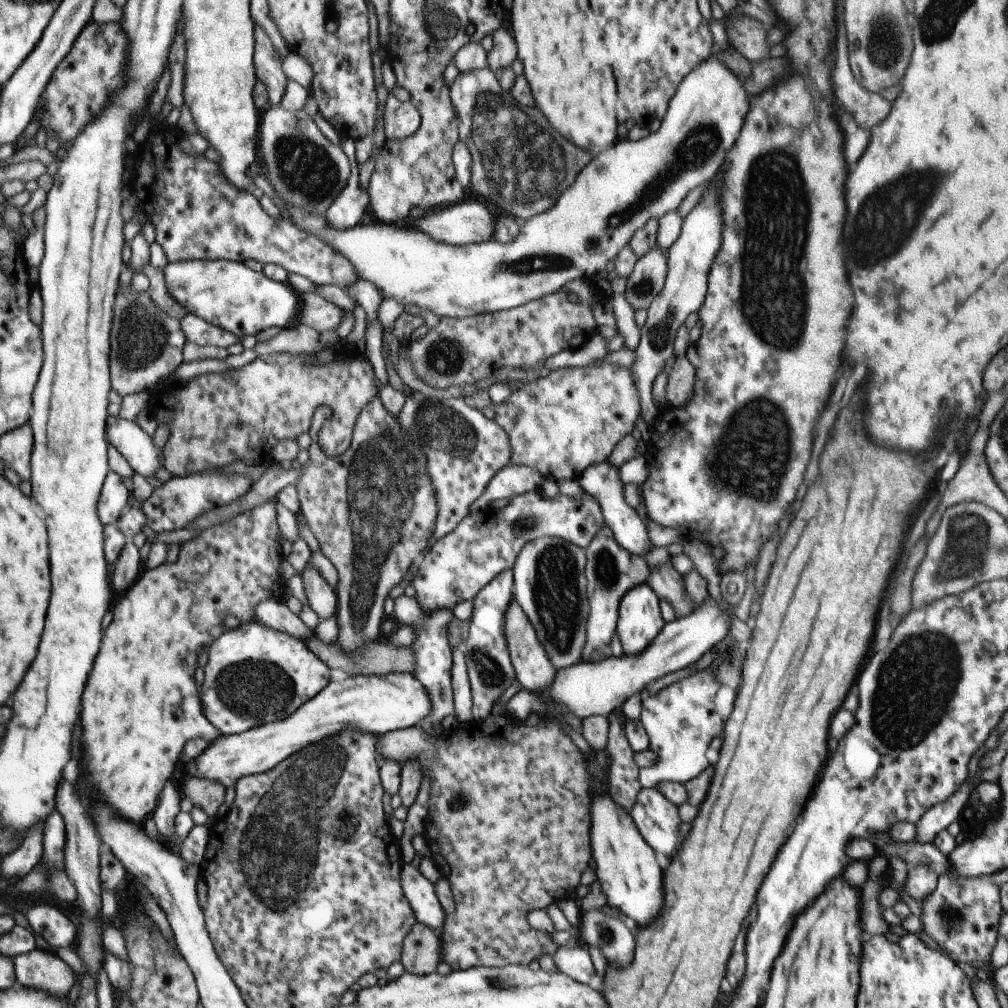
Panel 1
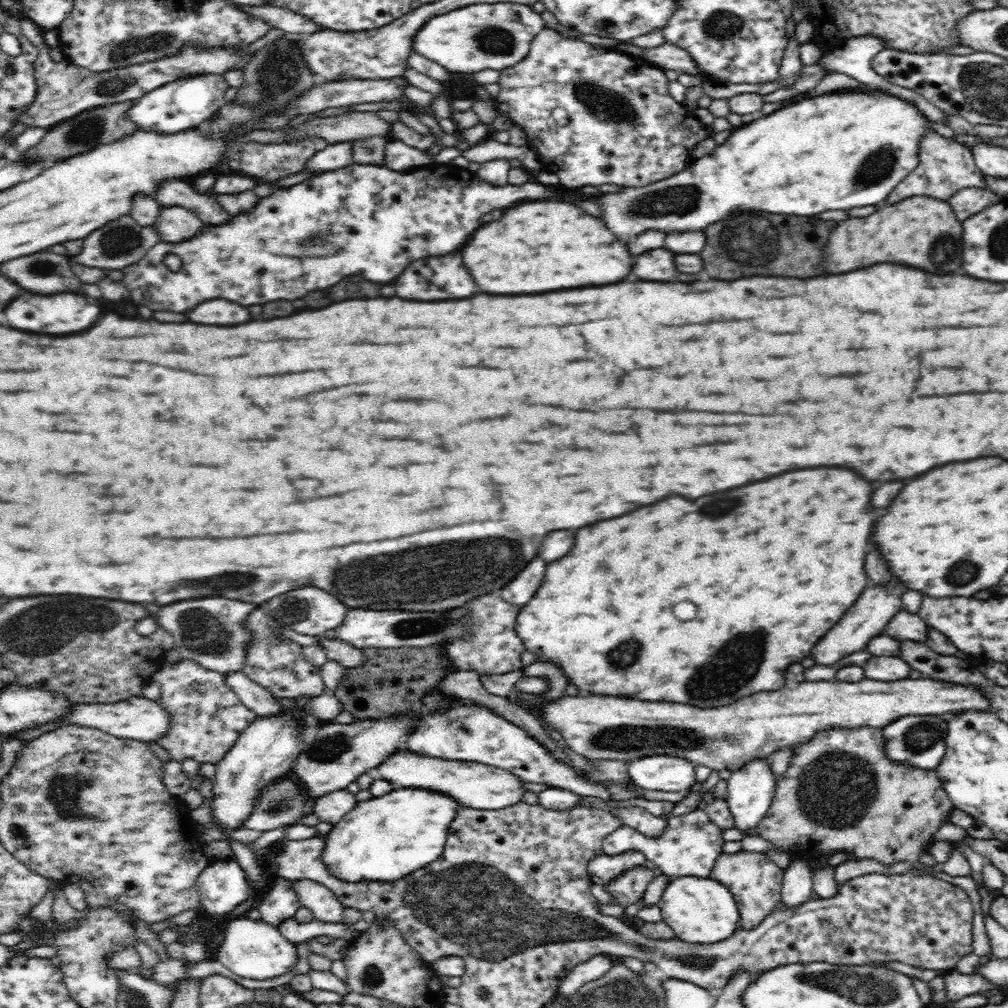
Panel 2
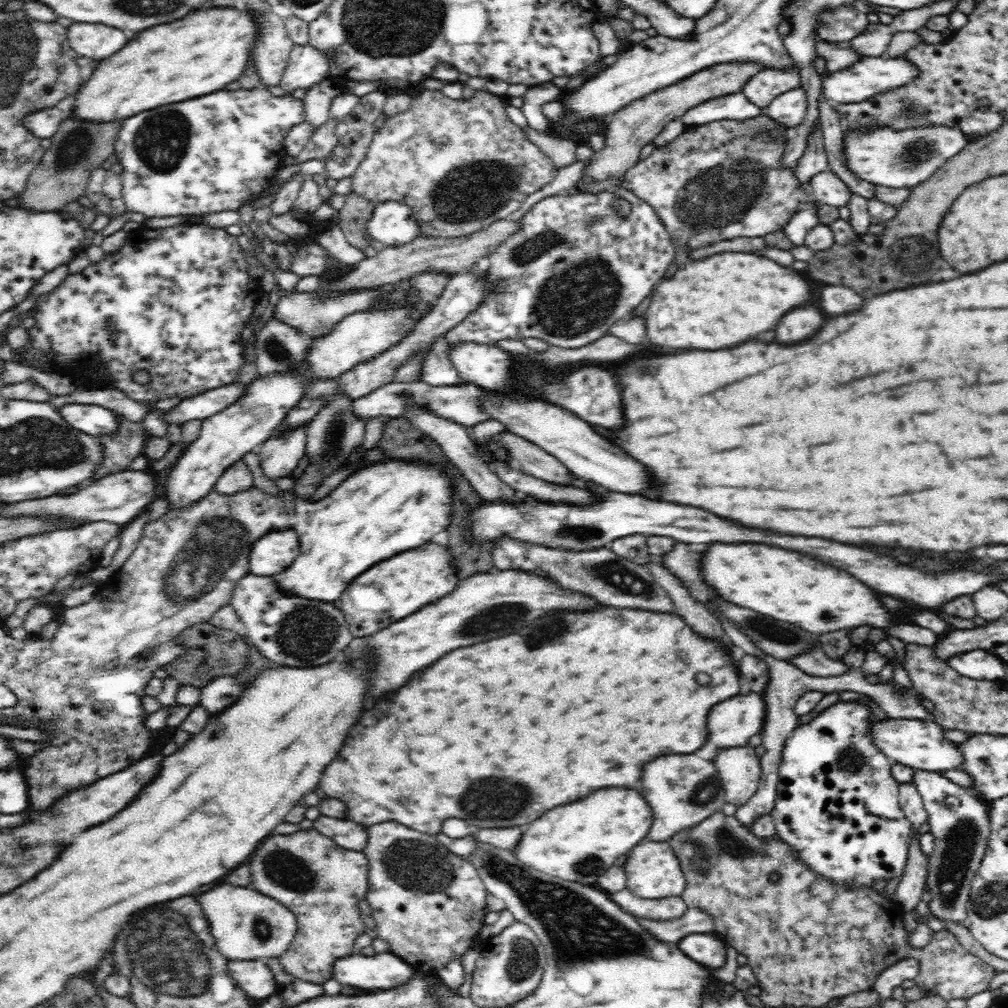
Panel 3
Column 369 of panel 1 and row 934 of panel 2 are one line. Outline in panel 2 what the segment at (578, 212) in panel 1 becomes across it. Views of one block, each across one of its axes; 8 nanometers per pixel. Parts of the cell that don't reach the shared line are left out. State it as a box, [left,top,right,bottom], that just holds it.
[216,916,300,982]

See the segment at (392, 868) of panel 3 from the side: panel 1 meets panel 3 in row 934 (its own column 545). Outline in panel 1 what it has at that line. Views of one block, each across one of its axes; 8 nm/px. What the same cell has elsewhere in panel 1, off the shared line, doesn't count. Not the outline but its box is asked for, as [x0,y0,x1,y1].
[491,364,640,480]

